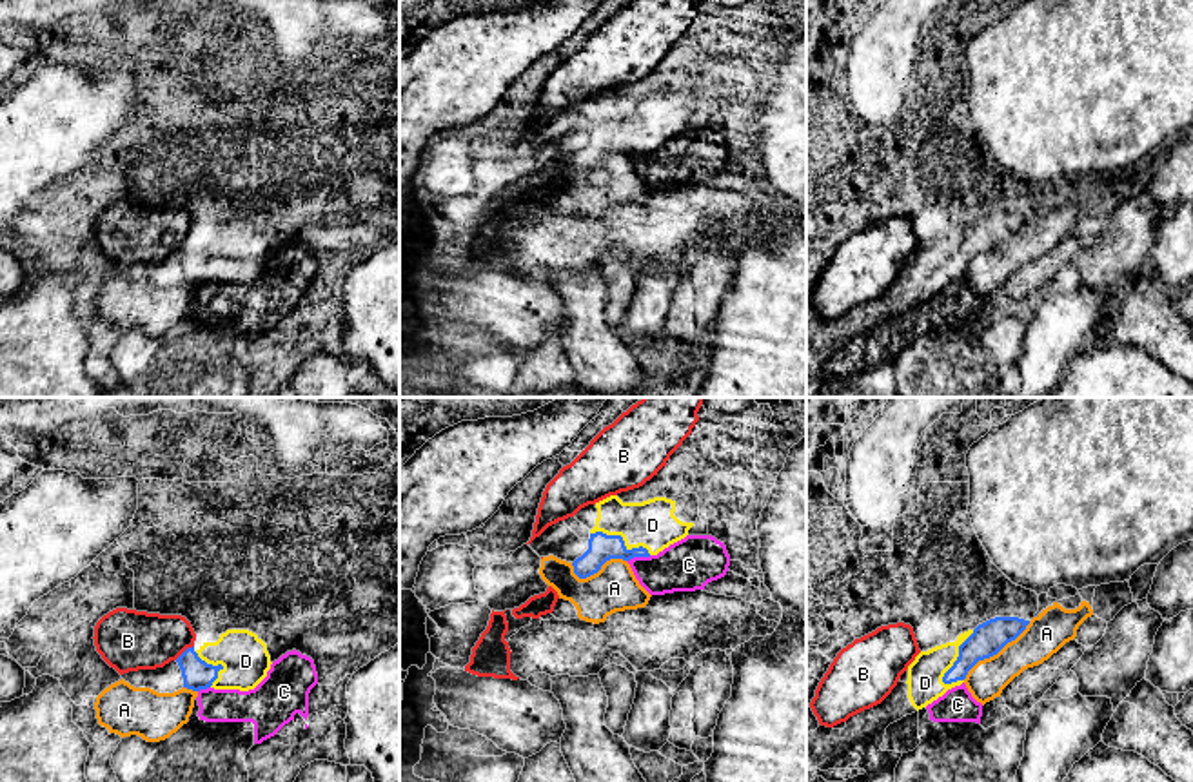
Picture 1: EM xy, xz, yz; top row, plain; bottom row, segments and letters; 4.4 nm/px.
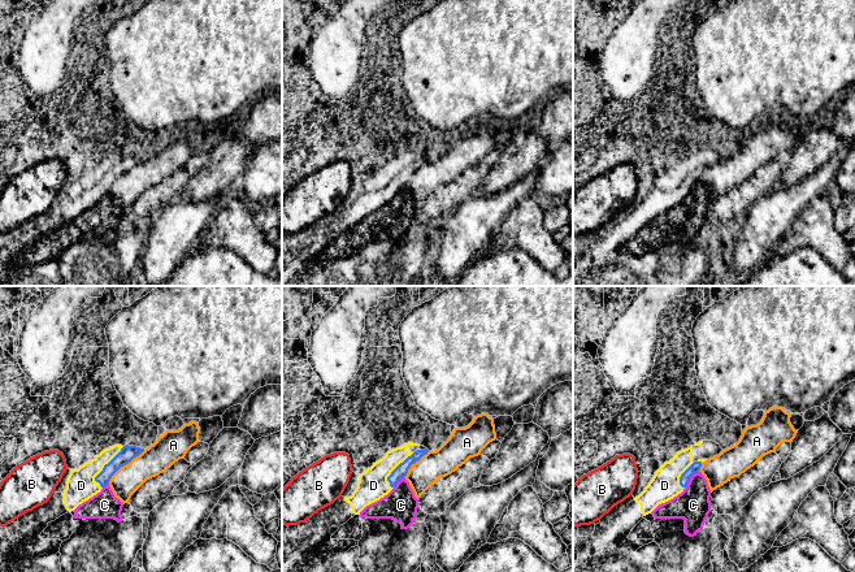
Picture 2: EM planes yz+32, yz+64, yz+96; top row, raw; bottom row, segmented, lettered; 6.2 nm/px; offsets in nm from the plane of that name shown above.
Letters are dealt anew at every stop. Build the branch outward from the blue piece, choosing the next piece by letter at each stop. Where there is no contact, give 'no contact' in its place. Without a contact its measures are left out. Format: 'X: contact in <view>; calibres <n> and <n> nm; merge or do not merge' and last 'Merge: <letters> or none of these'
A: contact in yz; calibres 150 and 180 nm; do not merge
B: contact in xy; calibres 130 and 260 nm; do not merge
C: contact in xz; calibres 120 and 240 nm; do not merge
D: contact in yz; calibres 150 and 160 nm; merge
Merge: D

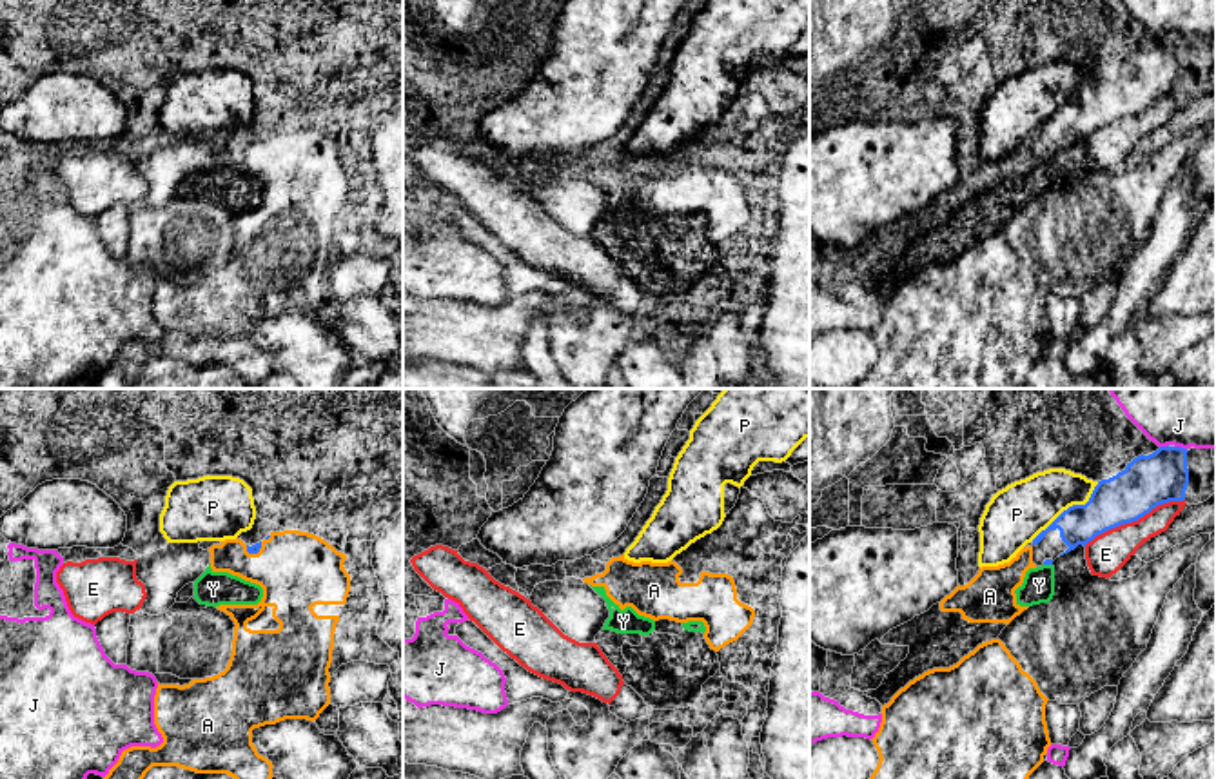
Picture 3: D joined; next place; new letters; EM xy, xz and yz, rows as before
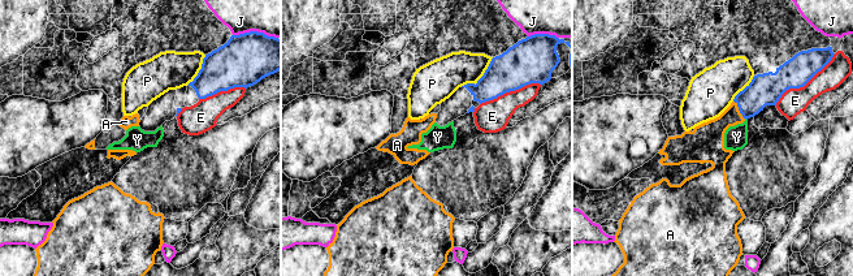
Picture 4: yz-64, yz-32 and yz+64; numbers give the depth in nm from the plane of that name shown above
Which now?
A: contact in xy; calibres 50 and 340 nm; merge
E: contact in yz; calibres 220 and 180 nm; do not merge
J: contact in yz; calibres 220 and 500 nm; do not merge
P: contact in yz; calibres 220 and 260 nm; do not merge
Y: contact in yz; calibres 30 and 140 nm; do not merge
Merge: A

